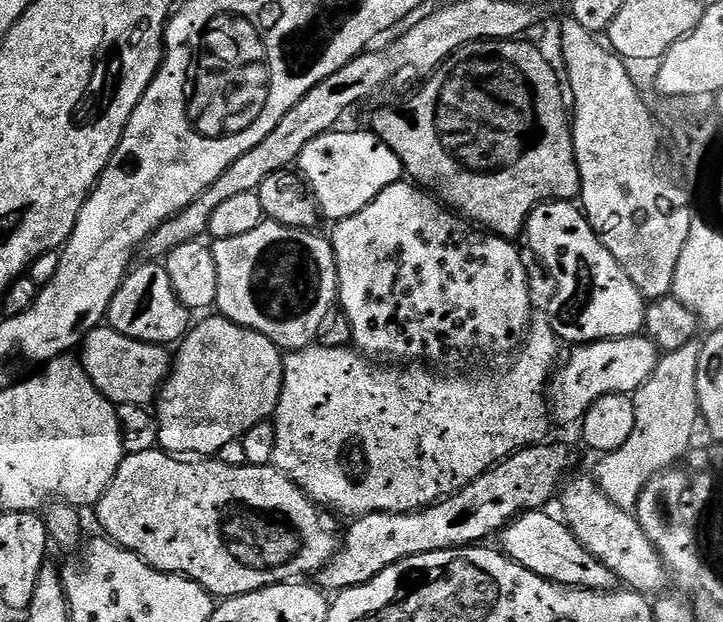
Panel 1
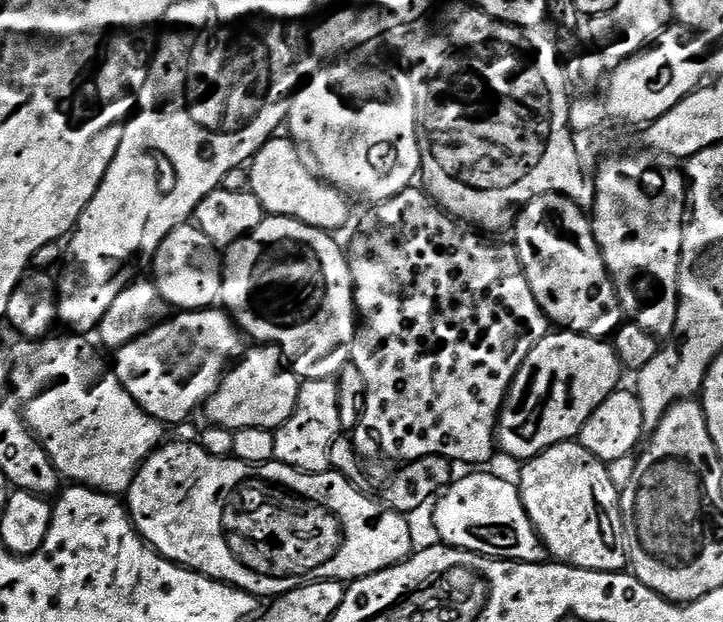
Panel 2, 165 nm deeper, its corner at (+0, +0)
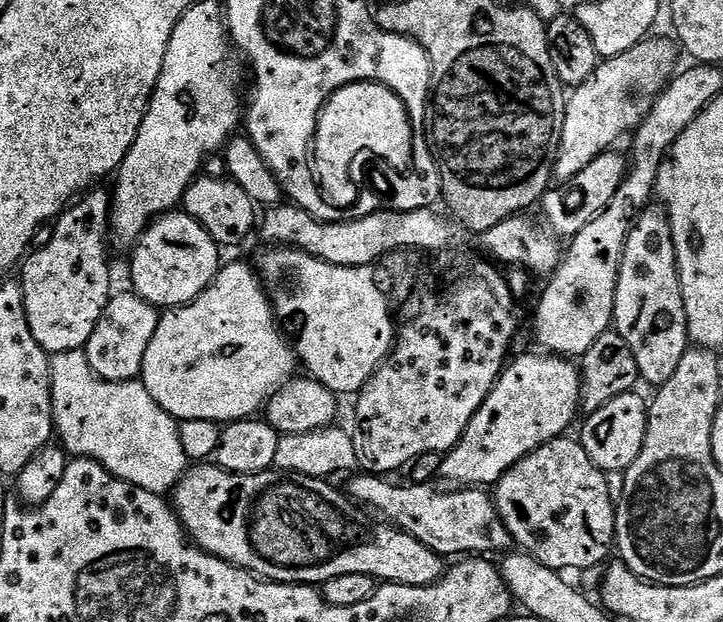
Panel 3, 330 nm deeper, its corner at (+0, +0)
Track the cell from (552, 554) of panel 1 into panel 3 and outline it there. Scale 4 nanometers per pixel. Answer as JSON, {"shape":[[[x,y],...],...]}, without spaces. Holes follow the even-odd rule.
{"shape":[[[359,474],[360,476],[356,476],[353,478],[352,481],[349,482],[348,488],[346,487],[346,492],[349,497],[355,503],[363,506],[365,509],[373,508],[376,512],[381,512],[383,519],[387,521],[387,523],[402,529],[403,532],[406,534],[410,534],[414,538],[418,538],[418,542],[422,542],[425,546],[427,546],[430,550],[434,550],[439,556],[445,558],[451,558],[451,556],[456,556],[452,558],[460,558],[463,557],[465,554],[492,554],[488,552],[500,552],[499,554],[504,554],[509,551],[513,547],[514,541],[512,535],[508,533],[506,530],[506,526],[502,522],[502,518],[498,514],[498,510],[496,509],[496,502],[495,499],[491,495],[488,496],[483,487],[480,486],[460,486],[457,487],[455,490],[448,490],[452,492],[439,492],[436,488],[431,488],[428,484],[391,484],[391,479],[385,478],[383,475],[380,474]]]}

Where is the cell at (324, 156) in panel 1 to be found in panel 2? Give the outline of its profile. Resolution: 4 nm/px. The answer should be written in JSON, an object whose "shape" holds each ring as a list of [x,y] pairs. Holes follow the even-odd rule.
{"shape":[[[275,136],[269,139],[250,161],[250,191],[258,202],[262,202],[269,216],[294,218],[306,226],[321,228],[323,232],[339,233],[339,228],[346,227],[352,216],[349,197],[318,177],[309,165],[304,164],[298,151],[299,145],[291,137]]]}

